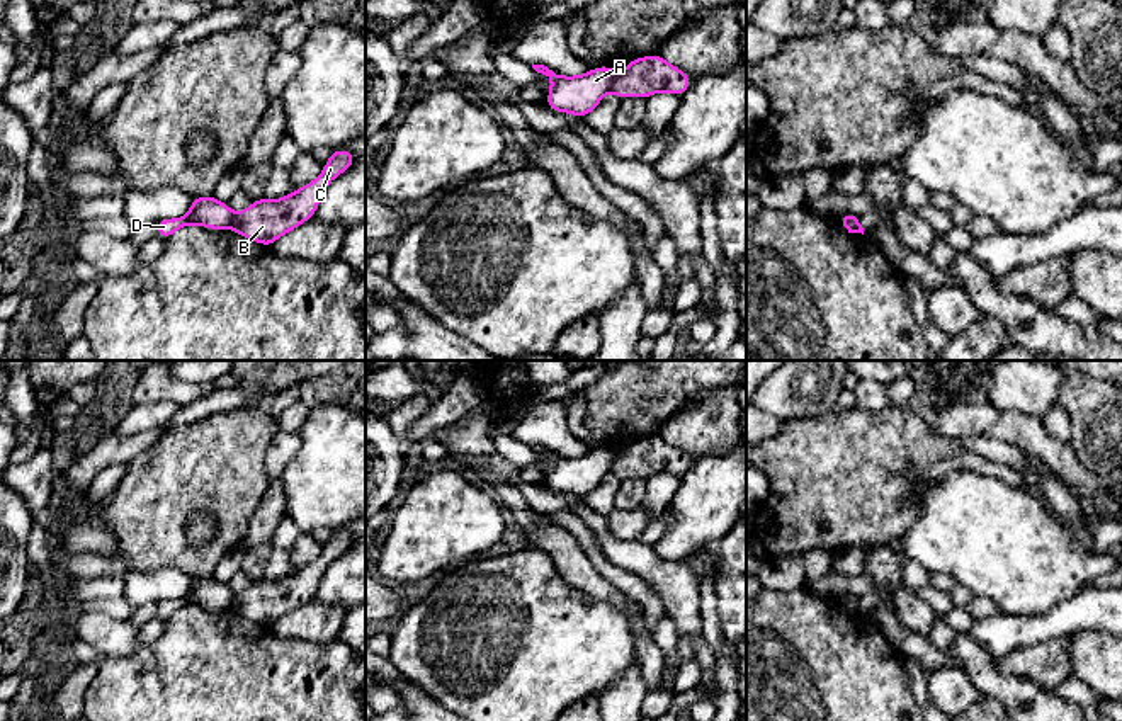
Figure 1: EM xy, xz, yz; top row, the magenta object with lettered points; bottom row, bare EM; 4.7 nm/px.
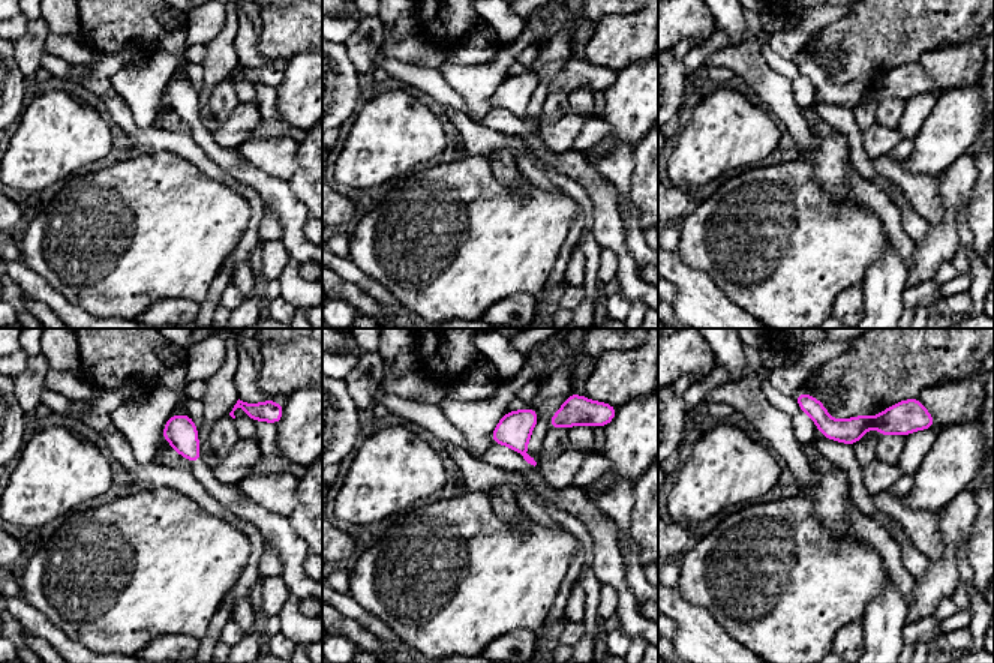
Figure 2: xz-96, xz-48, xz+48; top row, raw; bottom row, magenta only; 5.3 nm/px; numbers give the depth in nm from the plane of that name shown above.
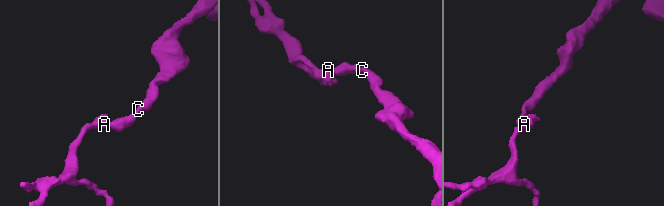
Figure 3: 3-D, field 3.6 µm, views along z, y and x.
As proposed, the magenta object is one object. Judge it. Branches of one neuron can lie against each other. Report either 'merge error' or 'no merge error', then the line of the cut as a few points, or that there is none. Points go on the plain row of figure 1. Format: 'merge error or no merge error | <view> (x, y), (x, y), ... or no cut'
merge error | xz (616, 454), (609, 470)

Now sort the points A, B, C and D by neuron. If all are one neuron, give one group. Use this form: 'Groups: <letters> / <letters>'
Groups: A D / B C

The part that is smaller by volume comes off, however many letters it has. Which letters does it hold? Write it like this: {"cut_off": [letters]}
{"cut_off": ["A", "D"]}

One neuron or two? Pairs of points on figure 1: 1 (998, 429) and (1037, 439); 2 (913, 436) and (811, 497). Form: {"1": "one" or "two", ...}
{"1": "one", "2": "one"}

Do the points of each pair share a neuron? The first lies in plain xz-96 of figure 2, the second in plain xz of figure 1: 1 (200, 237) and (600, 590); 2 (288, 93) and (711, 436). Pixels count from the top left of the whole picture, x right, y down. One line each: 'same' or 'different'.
1: different
2: different

